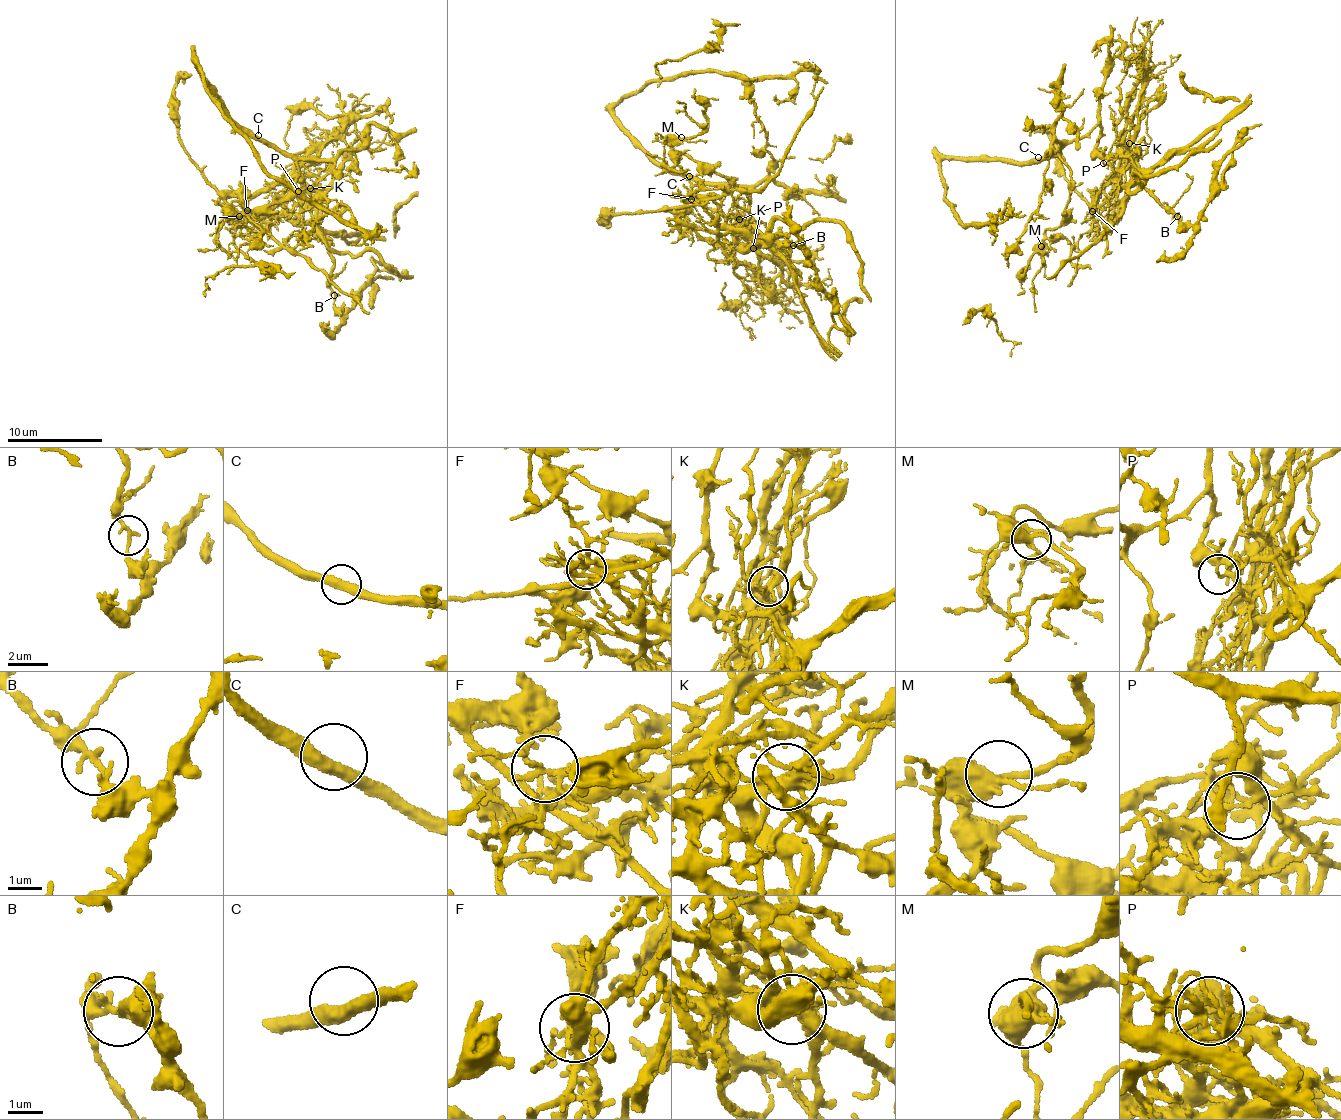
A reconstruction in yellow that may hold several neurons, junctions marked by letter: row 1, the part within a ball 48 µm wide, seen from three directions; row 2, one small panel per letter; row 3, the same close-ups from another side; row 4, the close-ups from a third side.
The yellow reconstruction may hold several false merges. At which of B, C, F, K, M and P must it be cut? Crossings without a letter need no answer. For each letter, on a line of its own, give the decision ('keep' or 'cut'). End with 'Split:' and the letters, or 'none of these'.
B: cut
C: keep
F: cut
K: cut
M: keep
P: cut
Split: B, F, K, P

